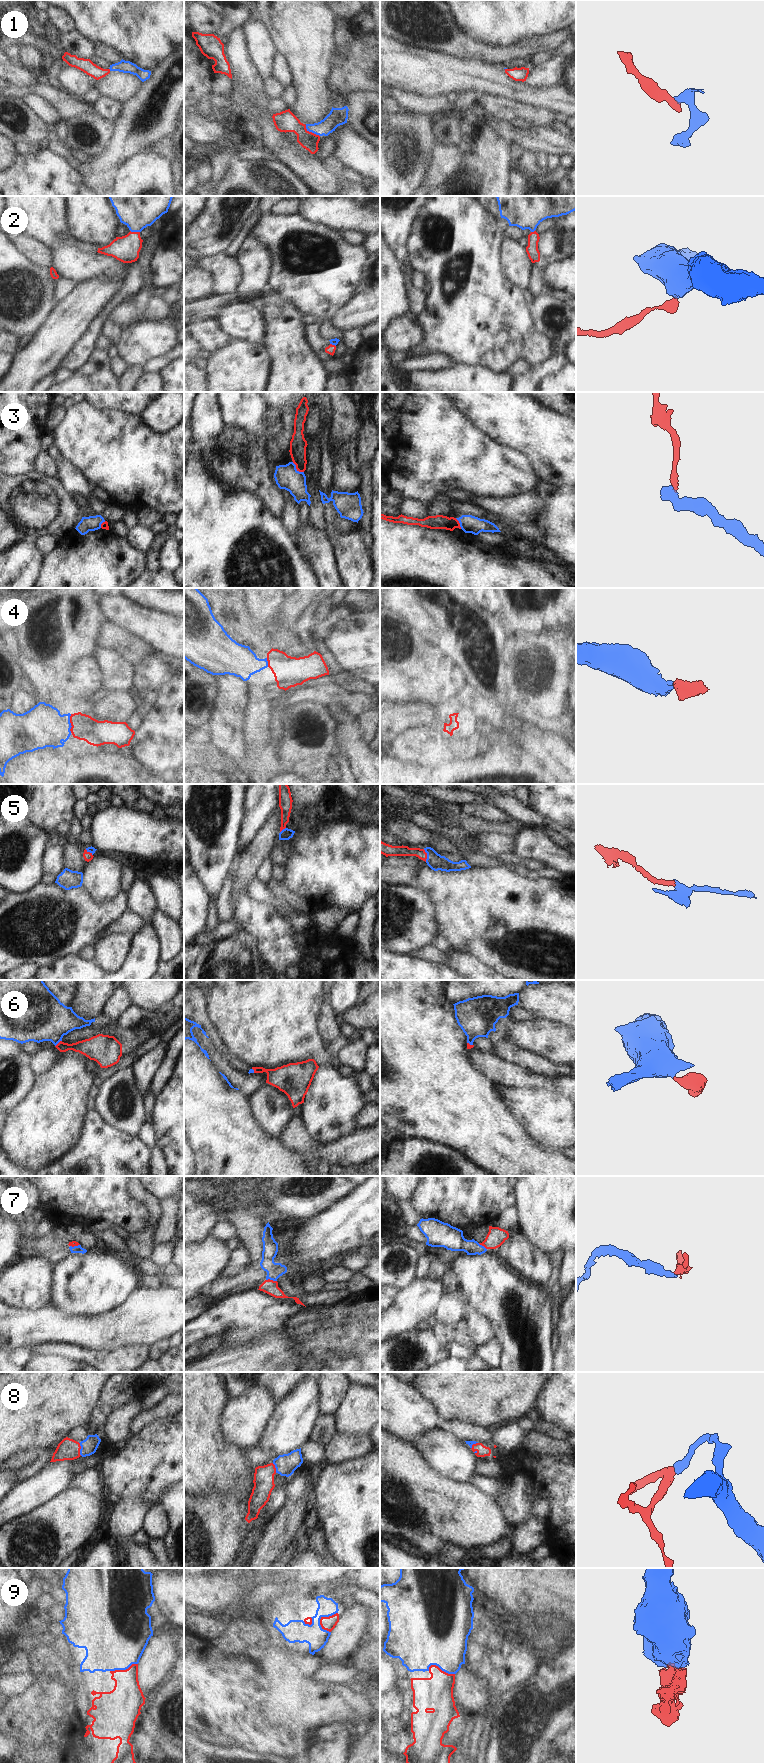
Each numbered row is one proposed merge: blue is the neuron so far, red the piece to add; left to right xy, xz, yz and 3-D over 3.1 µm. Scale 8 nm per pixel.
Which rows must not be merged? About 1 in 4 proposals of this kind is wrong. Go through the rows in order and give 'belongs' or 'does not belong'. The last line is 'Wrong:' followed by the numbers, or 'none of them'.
1: does not belong
2: belongs
3: does not belong
4: belongs
5: belongs
6: does not belong
7: belongs
8: belongs
9: belongs
Wrong: 1, 3, 6

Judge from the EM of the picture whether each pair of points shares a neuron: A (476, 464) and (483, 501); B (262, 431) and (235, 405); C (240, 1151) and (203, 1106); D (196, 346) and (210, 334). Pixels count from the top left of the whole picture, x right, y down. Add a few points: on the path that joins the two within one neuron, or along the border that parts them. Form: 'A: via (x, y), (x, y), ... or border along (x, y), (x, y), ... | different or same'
A: border along (471, 493), (495, 497), (506, 496) | different
B: via (255, 424), (242, 411) | same
C: via (229, 1140), (221, 1124), (214, 1117) | same
D: border along (194, 337), (203, 347) | different

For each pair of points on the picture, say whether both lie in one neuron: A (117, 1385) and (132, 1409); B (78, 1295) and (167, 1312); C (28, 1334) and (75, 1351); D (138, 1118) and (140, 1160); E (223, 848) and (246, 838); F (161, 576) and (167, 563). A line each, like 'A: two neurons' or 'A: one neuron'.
A: two neurons
B: two neurons
C: two neurons
D: two neurons
E: two neurons
F: two neurons

